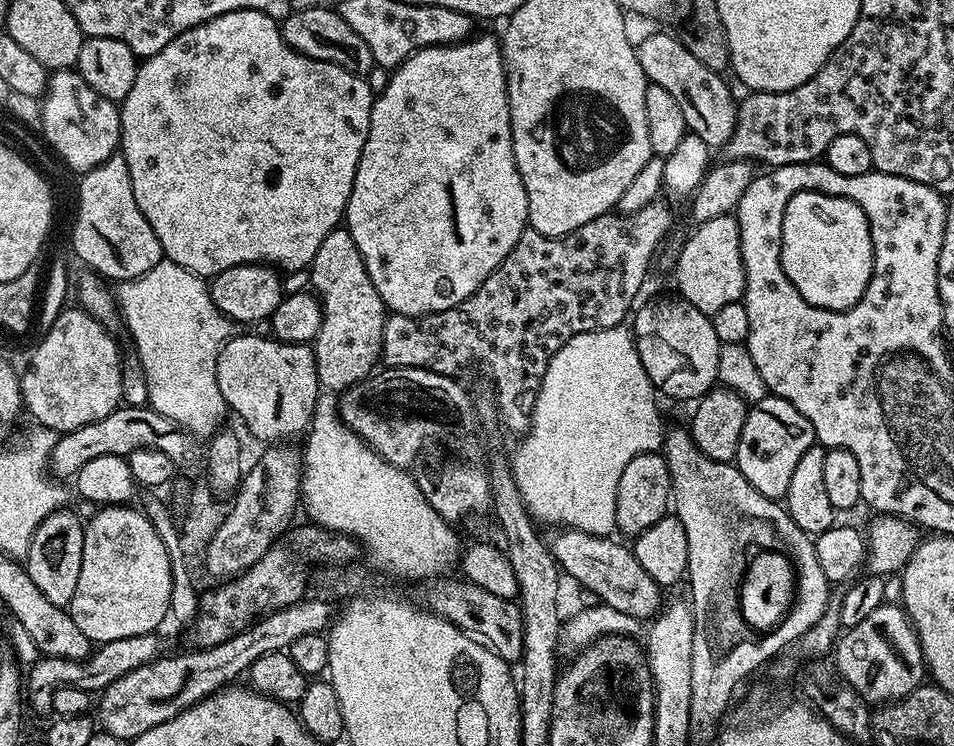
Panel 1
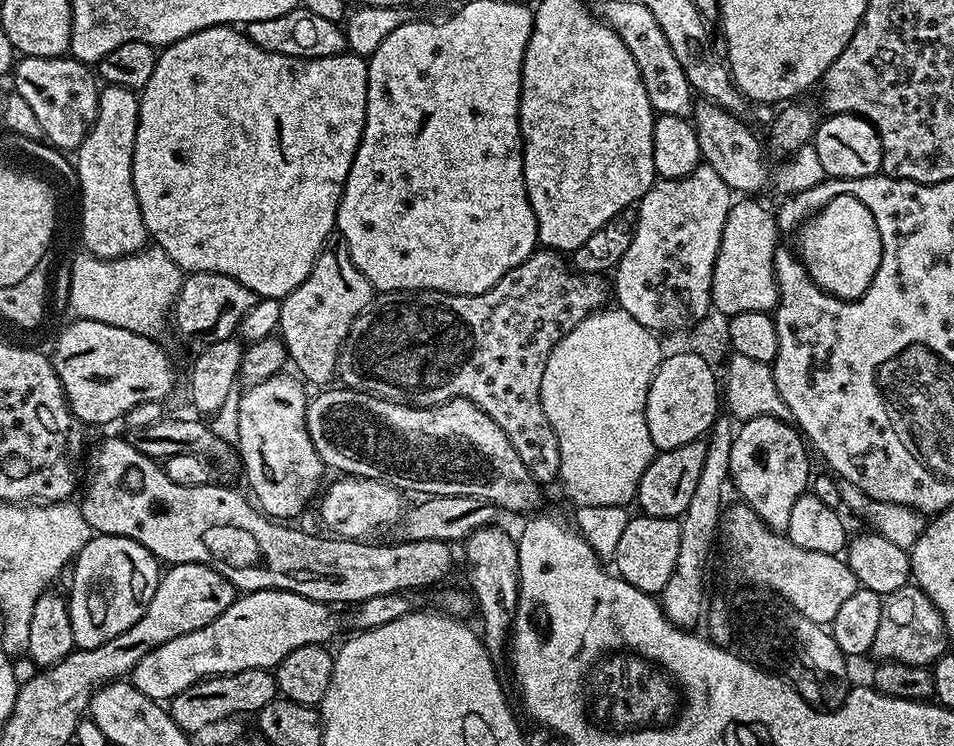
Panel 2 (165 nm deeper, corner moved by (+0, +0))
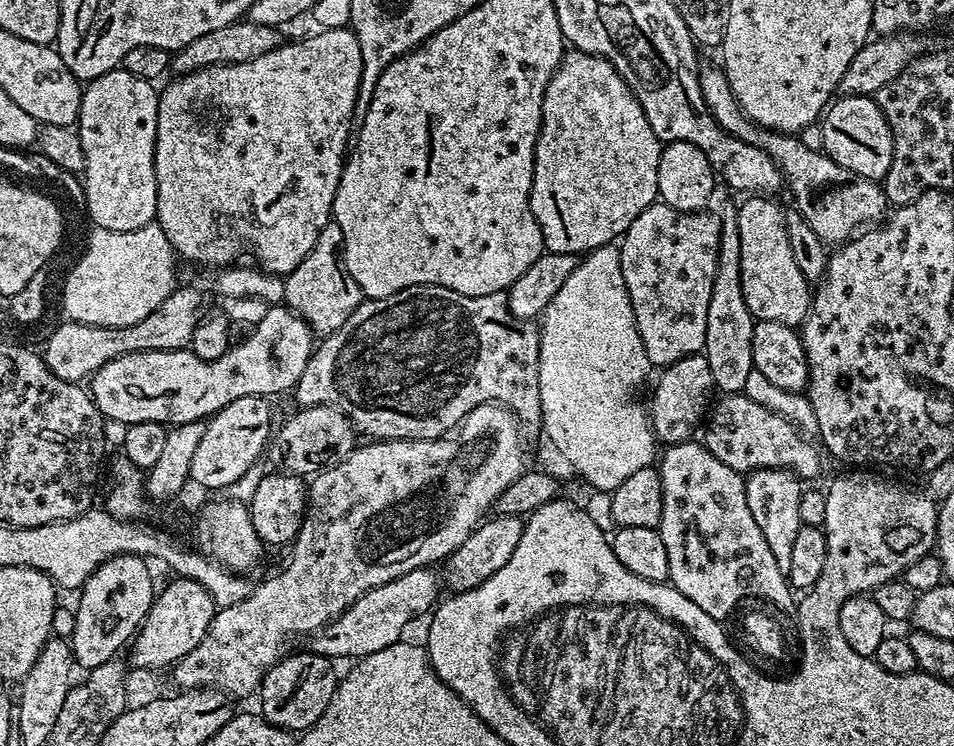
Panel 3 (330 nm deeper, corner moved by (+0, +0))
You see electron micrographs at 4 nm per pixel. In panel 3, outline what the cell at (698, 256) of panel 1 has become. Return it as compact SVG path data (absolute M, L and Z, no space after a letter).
M752 194L737 210L738 233L741 238L742 295L754 320L782 322L796 328L803 325L812 304L810 281L798 270L794 250L788 237L785 213L775 204L775 199L764 194Z

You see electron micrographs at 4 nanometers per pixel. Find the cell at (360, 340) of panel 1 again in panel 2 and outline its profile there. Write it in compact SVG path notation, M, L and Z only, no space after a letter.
M343 238L329 239L318 254L306 282L280 301L281 320L278 336L283 341L290 364L297 368L301 381L328 386L336 376L336 363L350 326L372 303L374 289L354 266Z

